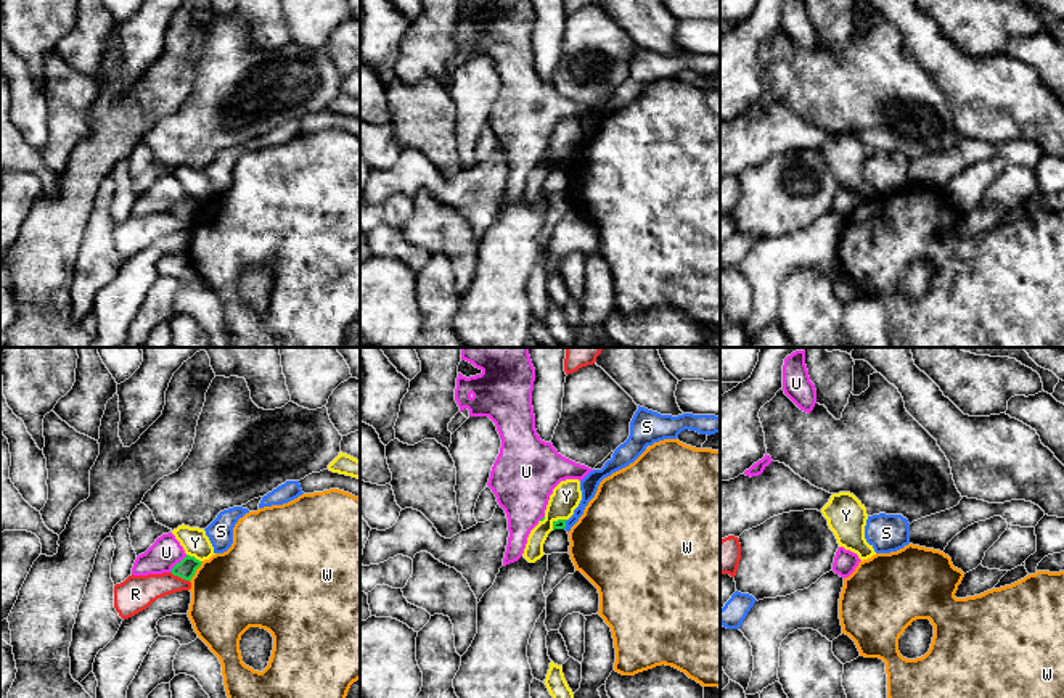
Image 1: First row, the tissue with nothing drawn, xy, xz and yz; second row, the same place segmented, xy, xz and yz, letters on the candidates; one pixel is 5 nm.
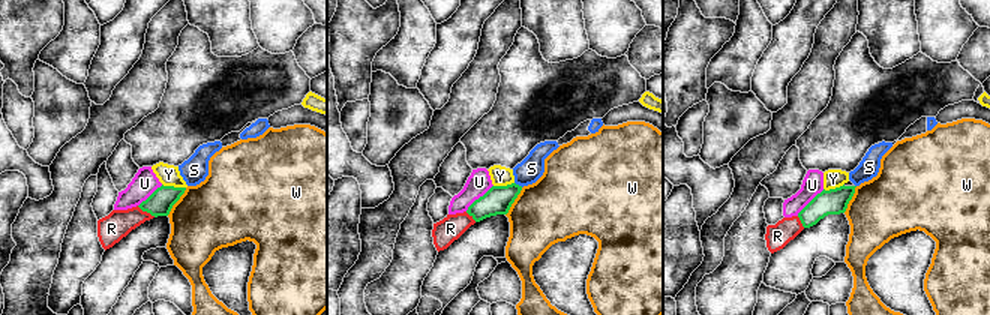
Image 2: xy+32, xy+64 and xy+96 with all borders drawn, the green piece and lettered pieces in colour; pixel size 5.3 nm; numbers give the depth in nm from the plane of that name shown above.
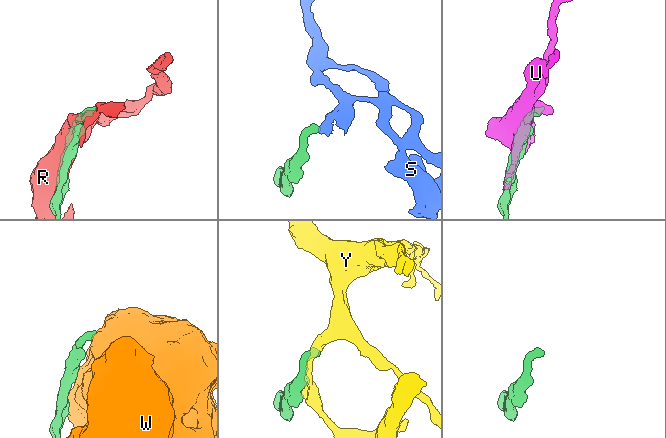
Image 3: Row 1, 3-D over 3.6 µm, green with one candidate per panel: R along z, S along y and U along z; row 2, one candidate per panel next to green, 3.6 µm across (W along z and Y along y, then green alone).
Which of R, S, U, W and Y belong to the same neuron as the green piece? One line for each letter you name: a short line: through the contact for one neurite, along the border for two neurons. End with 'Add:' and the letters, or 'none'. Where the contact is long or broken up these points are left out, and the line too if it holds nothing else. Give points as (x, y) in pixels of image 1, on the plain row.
Add: none

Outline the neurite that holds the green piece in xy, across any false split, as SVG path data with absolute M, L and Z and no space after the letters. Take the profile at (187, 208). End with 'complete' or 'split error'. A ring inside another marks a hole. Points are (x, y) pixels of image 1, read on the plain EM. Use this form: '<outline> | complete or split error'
M186 195L180 203L177 203L172 207L172 214L178 216L185 220L191 220L194 216L196 209L201 206L203 201L196 199L194 196Z | complete

